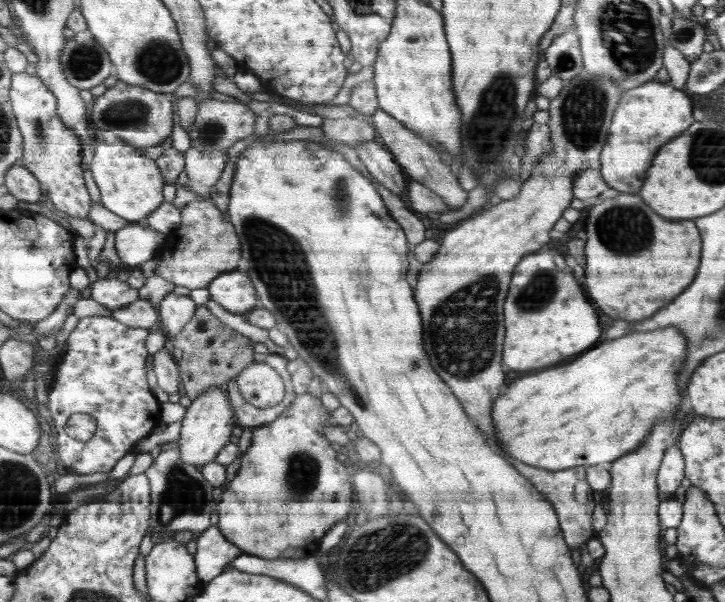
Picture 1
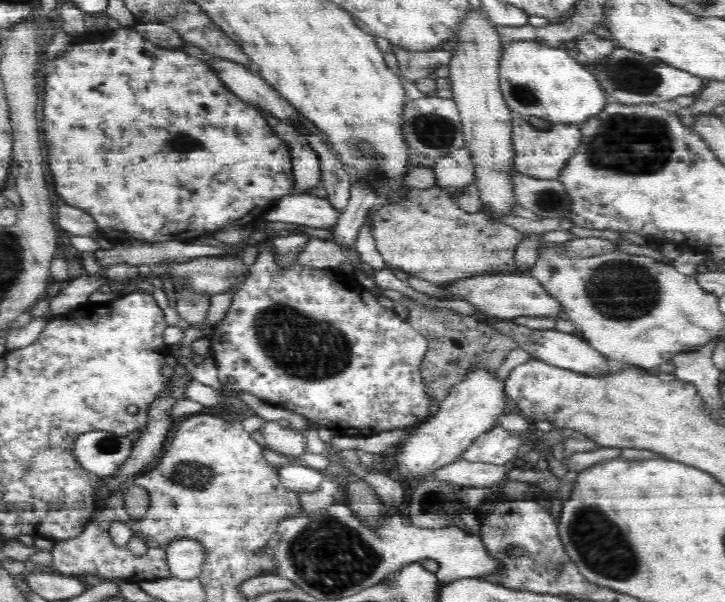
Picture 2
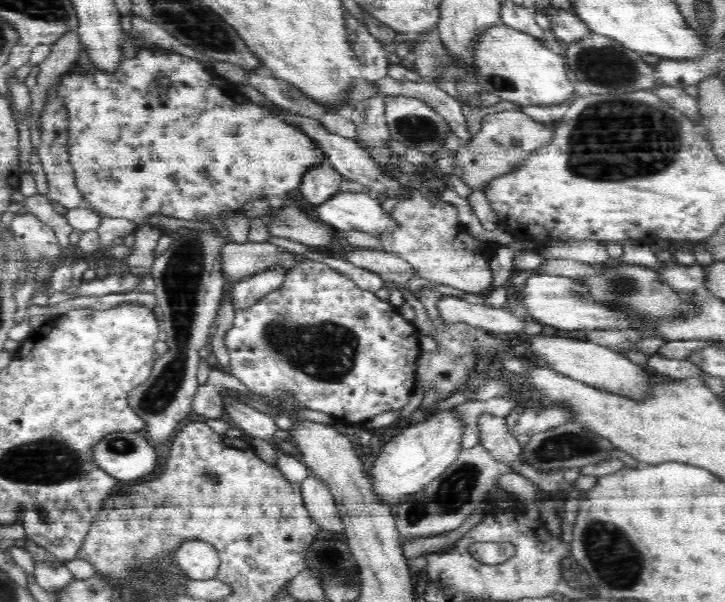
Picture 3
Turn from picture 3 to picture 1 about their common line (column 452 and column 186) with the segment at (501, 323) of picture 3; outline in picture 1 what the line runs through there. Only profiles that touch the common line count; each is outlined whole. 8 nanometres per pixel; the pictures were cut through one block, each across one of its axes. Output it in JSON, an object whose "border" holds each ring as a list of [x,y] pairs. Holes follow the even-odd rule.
{"border":[[[167,294],[158,306],[164,332],[172,338],[194,316],[198,305],[187,295]]]}

